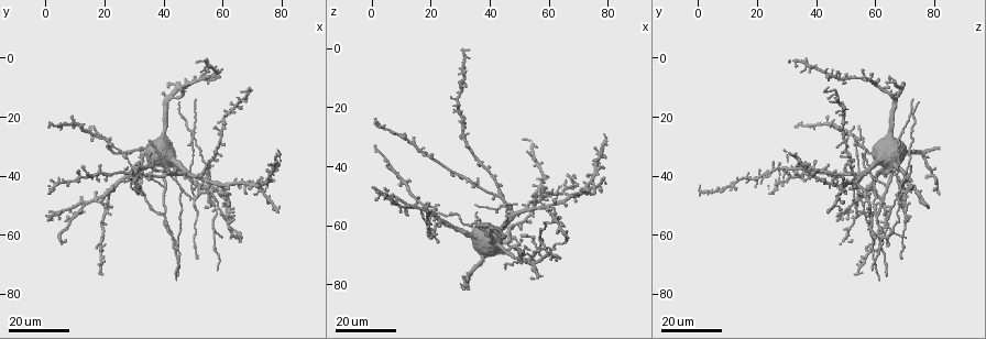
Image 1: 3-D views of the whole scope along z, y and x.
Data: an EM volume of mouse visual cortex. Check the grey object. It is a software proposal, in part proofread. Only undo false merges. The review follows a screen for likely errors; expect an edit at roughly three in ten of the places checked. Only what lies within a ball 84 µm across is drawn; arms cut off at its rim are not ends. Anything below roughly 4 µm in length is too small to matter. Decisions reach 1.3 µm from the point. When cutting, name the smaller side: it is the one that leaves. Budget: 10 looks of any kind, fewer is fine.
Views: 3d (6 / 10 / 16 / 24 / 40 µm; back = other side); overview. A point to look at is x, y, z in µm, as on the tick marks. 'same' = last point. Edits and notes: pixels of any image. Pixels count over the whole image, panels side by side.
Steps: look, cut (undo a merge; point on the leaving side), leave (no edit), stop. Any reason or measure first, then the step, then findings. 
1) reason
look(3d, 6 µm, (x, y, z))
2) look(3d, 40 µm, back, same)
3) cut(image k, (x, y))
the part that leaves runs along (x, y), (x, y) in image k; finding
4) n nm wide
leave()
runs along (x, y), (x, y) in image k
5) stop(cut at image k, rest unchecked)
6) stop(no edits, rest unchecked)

looks like a crossing
look(3d, 24 µm, (57, 47, 68))

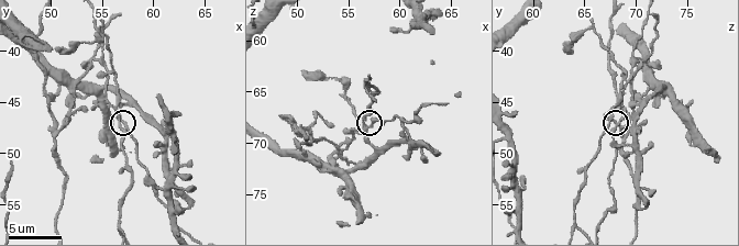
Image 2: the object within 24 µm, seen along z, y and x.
look(3d, 6 µm, (56.8, 47.4, 67.0))

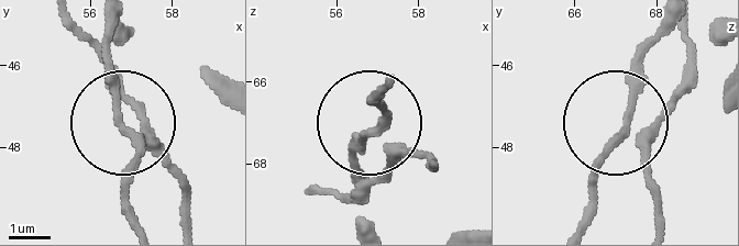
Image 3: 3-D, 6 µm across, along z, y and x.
leave()
runs along (187, 226), (184, 183), (131, 135), (131, 226) in image 3; all the same neuron

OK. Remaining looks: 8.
look(3d, 6 µm, (56.6, 57.4, 64.2))

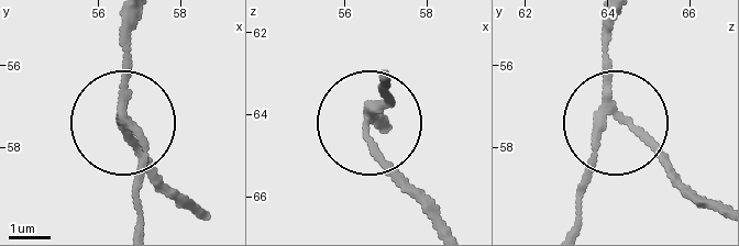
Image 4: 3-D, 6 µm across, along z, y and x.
look(3d, 6 µm, back, (56.60, 57.30, 64.15))

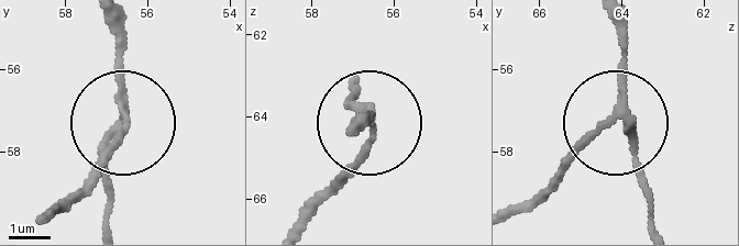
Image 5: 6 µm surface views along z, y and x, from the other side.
3 arms
cut(image 5, (106, 148))
the part that leaves runs along (123, 107), (120, 145), (57, 212) in image 5; a second neuron is stuck on

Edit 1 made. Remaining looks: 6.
look(3d, 6 µm, (54.6, 37.6, 65.6))

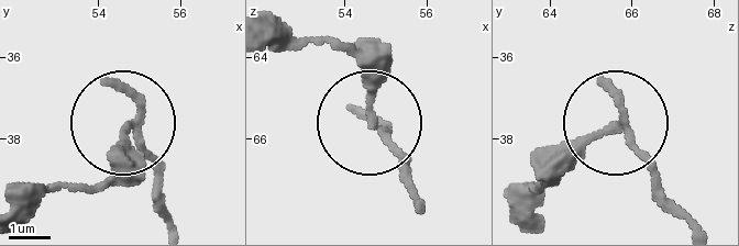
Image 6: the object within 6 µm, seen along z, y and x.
180 nm wide
cut(image 6, (139, 164))
two neurons meet here

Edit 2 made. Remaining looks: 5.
a fork
look(3d, 16 µm, (40, 53, 60))

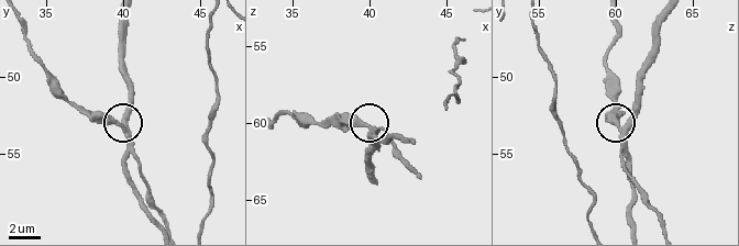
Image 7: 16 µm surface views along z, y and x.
look(3d, 6 µm, (40.2, 53.4, 60.2))

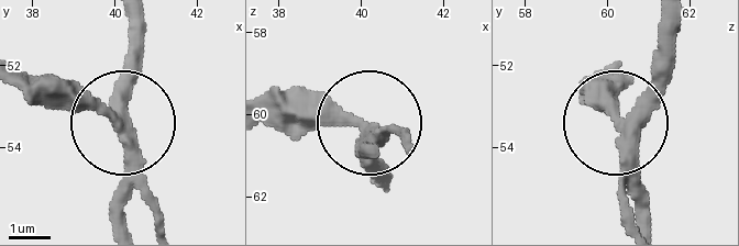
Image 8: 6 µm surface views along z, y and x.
3 arms
cut(image 8, (99, 103))
a second neuron is stuck on

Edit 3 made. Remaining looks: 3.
thin arm on a thick one
look(3d, 16 µm, (40, 44, 63))

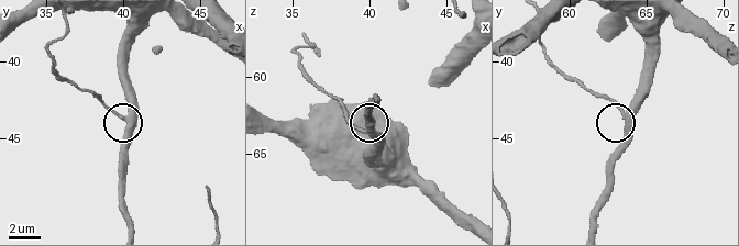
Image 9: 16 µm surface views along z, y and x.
look(3d, 6 µm, (40.0, 43.6, 63.8))

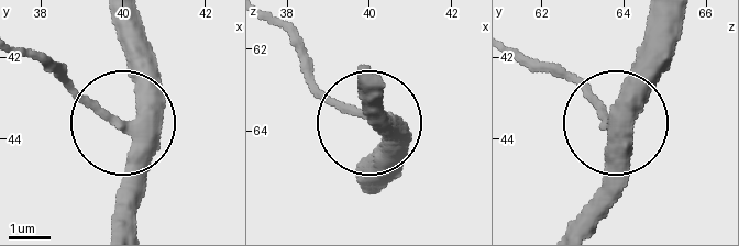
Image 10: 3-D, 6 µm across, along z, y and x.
310 nm wide
leave()
continuous, no second neuron

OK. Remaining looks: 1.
stop(cut at image 5, cut at image 6, cut at image 8, rest unchecked)

